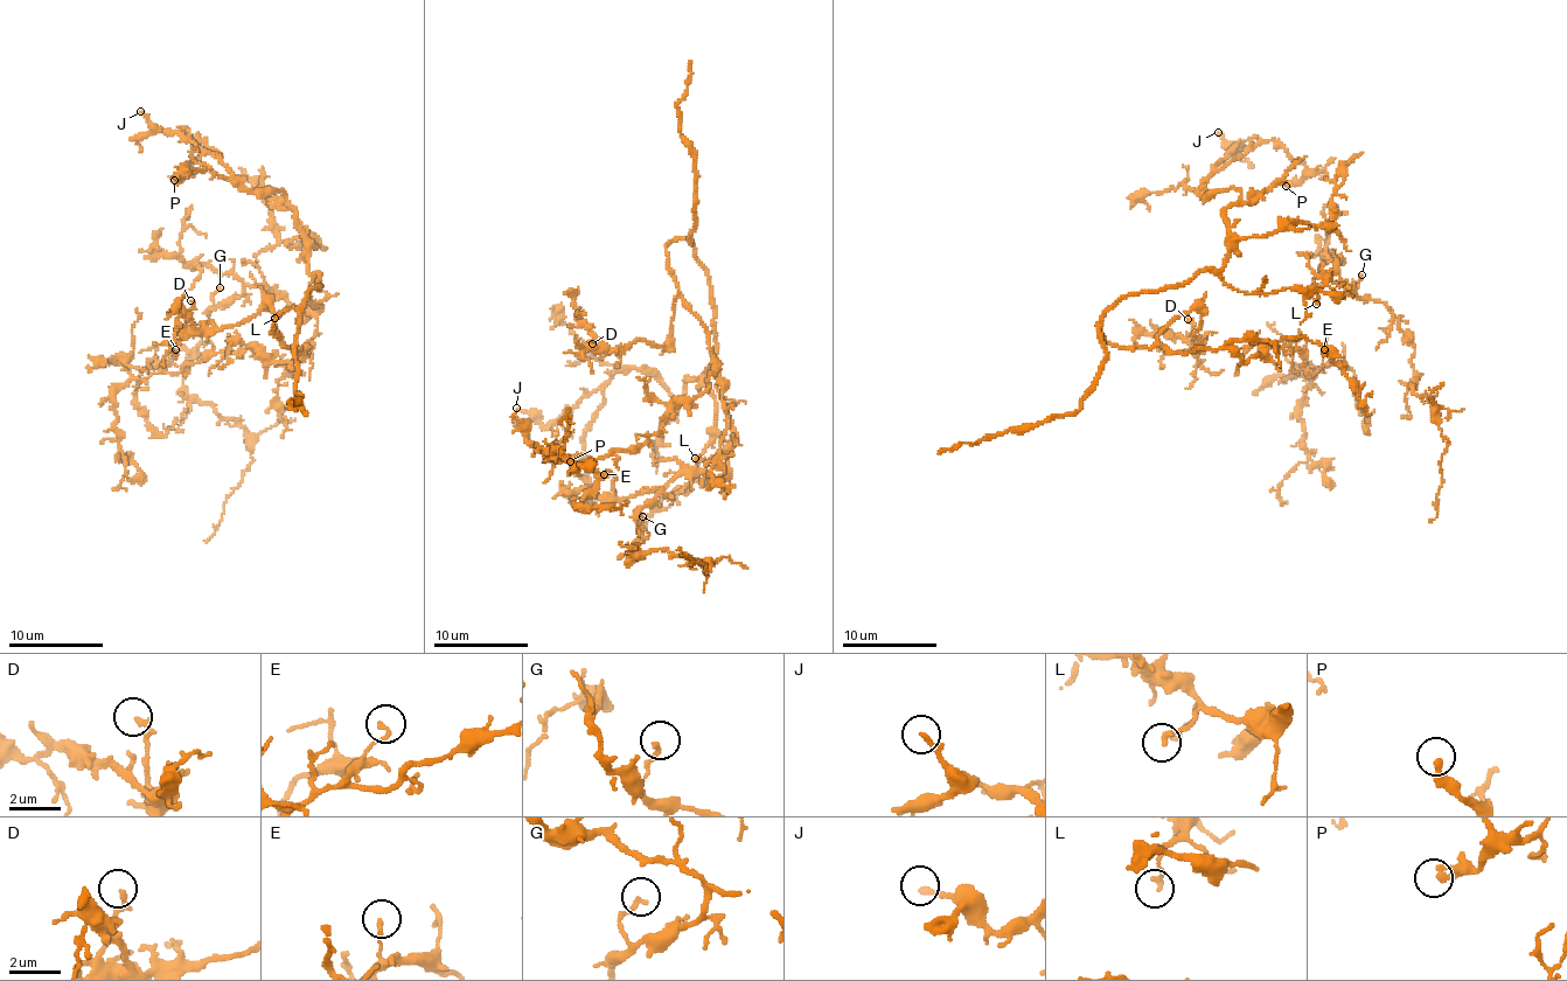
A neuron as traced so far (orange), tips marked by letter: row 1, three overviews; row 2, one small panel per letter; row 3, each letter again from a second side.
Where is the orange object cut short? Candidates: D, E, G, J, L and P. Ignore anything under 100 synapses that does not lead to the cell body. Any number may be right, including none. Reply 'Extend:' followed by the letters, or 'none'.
Extend: J

